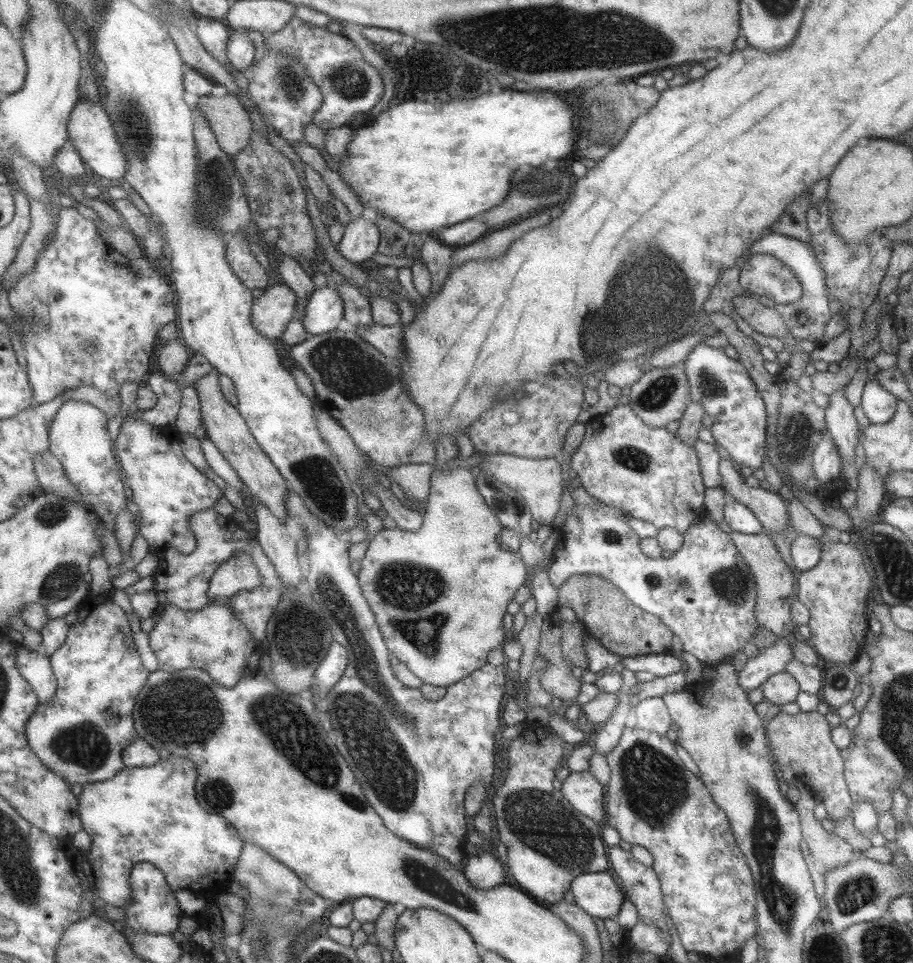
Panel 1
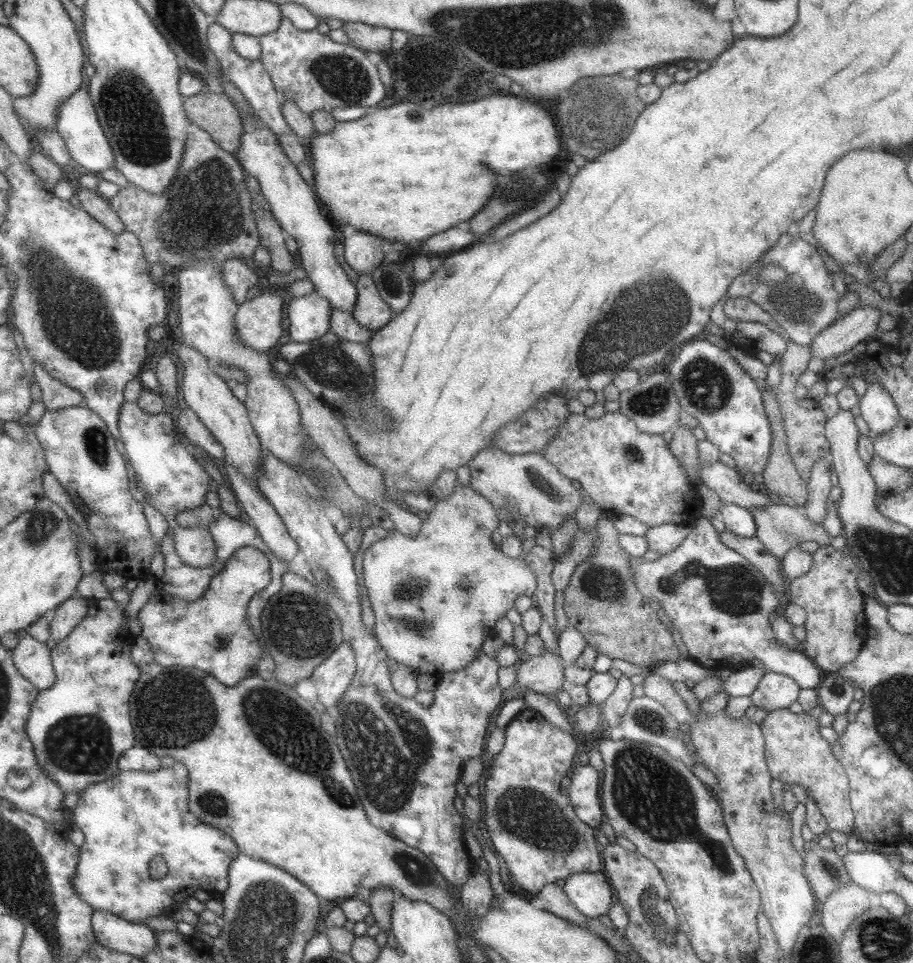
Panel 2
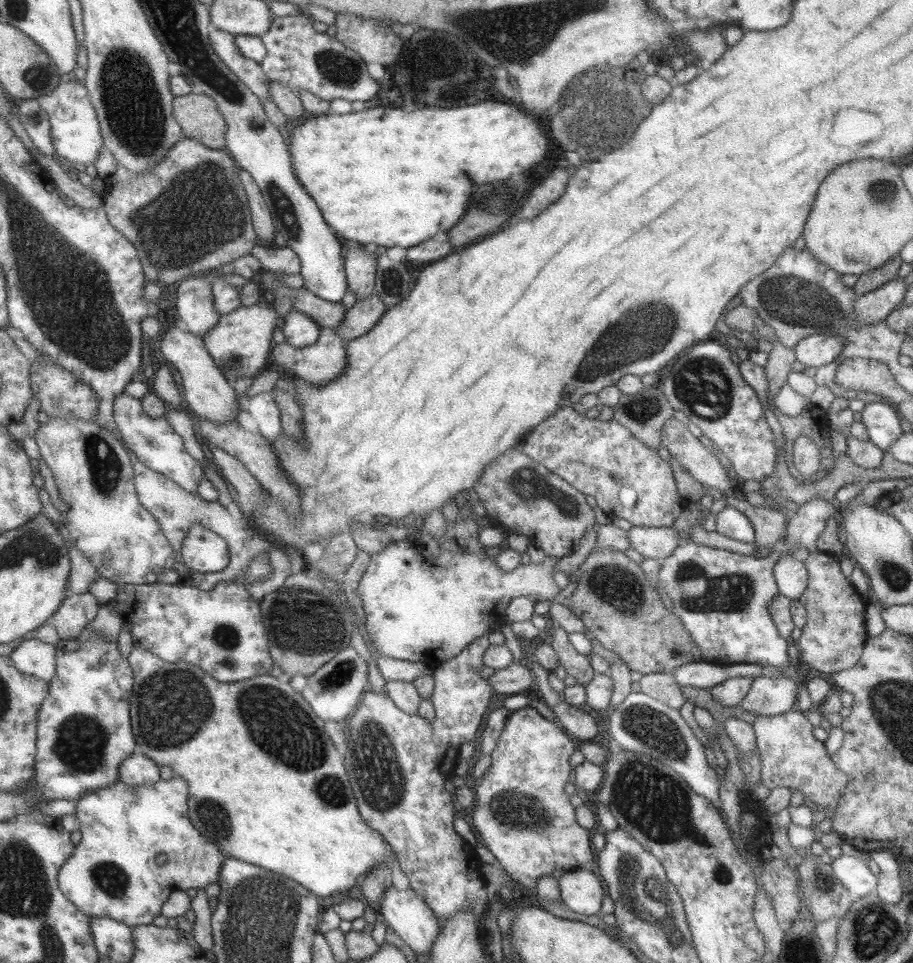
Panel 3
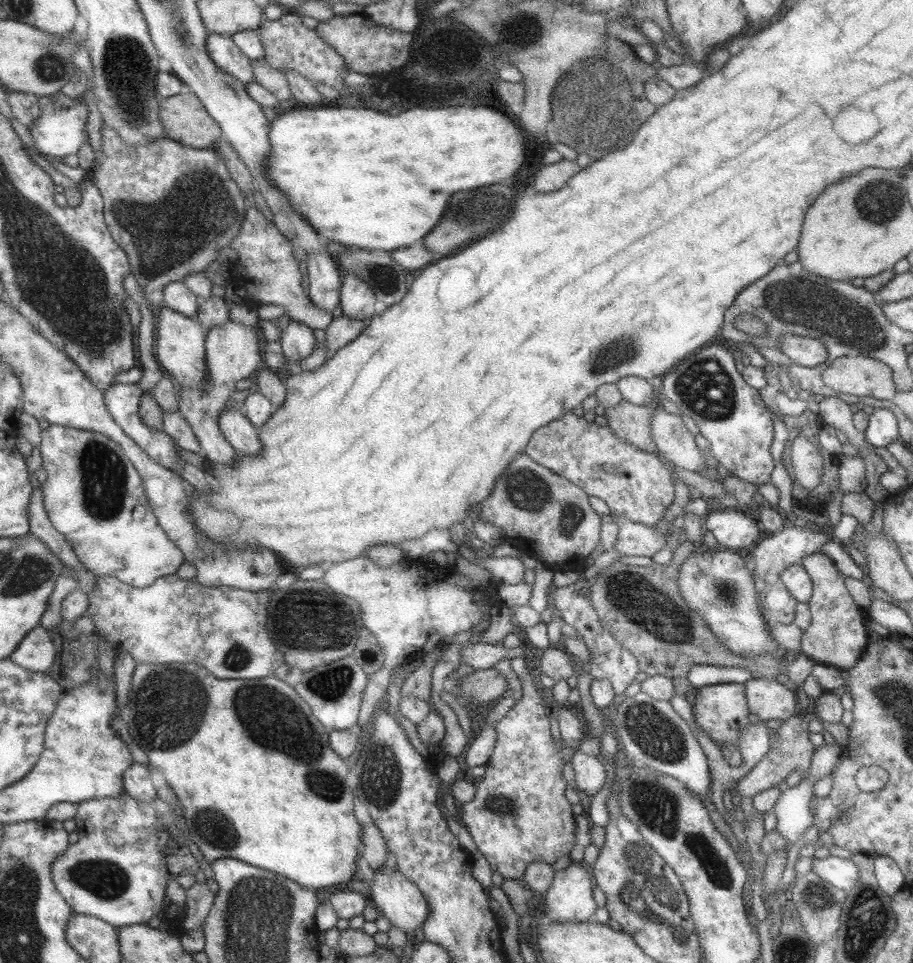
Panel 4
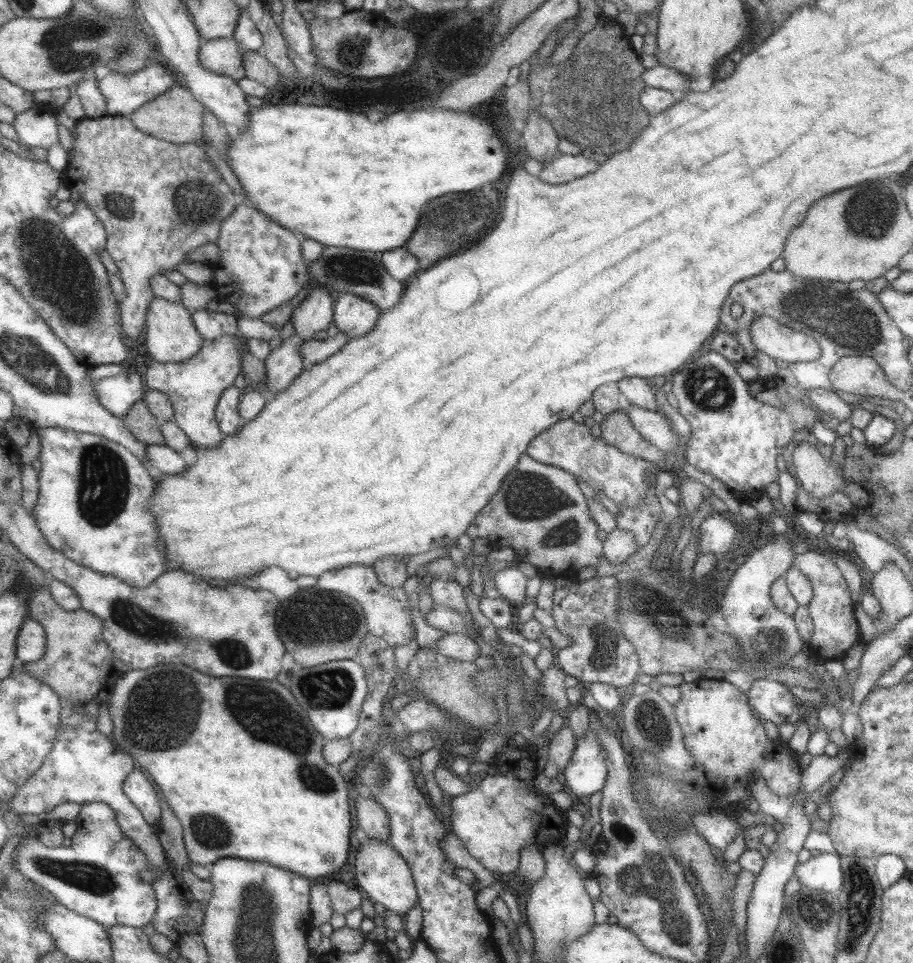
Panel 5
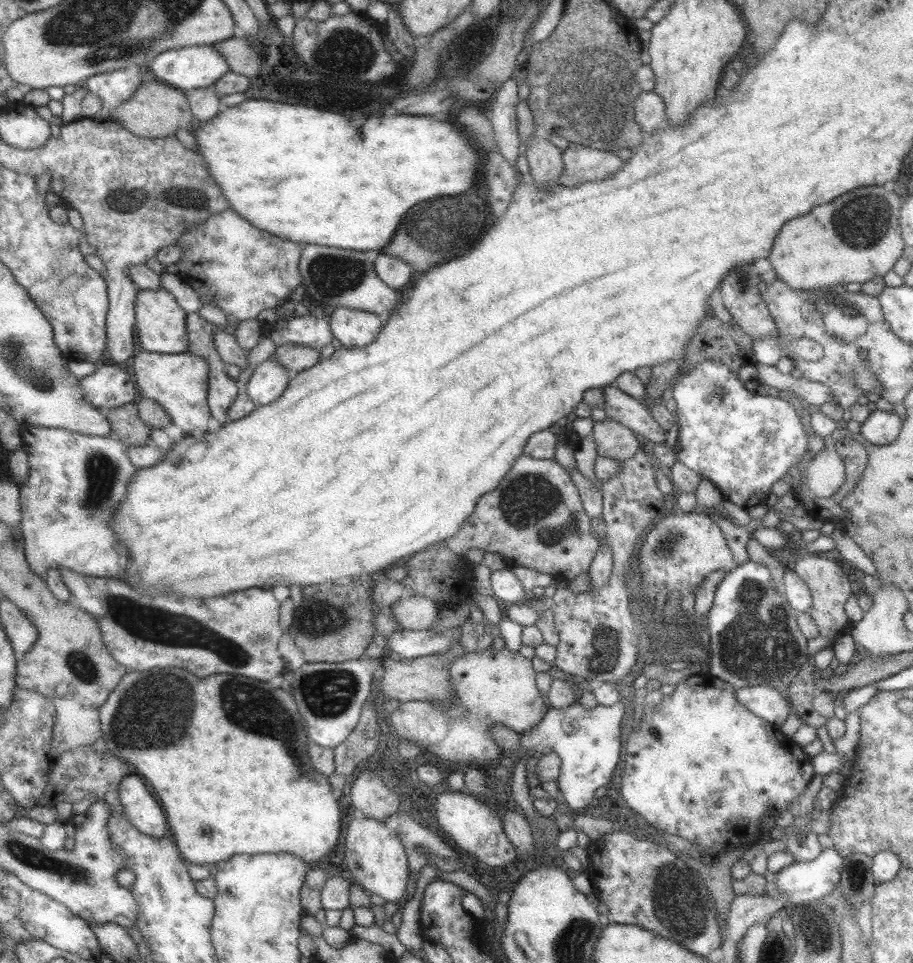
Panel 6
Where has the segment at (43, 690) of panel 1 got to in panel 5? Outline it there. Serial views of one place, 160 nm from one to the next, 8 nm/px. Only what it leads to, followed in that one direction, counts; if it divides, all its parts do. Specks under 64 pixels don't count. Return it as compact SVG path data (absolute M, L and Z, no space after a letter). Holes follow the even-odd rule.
M27 618L19 631L17 643L19 662L24 664L42 659L47 652L46 628L38 620Z

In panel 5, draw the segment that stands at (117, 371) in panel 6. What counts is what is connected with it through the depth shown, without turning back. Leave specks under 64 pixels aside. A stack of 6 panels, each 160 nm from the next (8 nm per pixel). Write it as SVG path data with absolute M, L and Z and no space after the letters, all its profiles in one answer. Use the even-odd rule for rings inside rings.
M135 372L120 373L112 377L105 377L95 382L99 400L115 416L124 418L129 414L135 403L144 400L146 395L145 382Z

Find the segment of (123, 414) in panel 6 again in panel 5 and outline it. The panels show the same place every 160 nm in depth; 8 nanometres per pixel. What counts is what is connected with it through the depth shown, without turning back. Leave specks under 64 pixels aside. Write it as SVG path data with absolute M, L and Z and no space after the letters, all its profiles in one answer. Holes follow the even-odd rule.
M145 400L135 403L123 419L131 432L147 445L166 444L162 431L163 422L151 412Z

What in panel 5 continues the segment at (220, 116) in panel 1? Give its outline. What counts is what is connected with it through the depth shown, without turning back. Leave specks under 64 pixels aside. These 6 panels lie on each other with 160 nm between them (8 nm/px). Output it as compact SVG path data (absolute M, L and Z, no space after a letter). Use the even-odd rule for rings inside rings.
M180 84L178 87L173 87L171 90L167 89L159 96L147 101L130 117L139 130L151 136L162 137L163 140L177 144L197 143L205 141L205 112L206 106L194 95L192 89Z

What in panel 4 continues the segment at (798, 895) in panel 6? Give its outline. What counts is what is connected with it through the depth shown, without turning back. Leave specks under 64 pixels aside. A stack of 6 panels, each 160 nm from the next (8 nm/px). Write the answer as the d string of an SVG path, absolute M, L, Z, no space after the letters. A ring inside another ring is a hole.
M829 855L815 859L812 862L811 870L831 886L845 890L848 894L858 889L858 870L848 858L843 859Z

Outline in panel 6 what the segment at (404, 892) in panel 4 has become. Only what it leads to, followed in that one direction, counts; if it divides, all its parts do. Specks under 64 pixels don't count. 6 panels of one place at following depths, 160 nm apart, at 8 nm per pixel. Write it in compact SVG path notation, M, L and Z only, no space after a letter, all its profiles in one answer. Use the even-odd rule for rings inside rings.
M355 813L347 824L343 838L343 854L349 874L354 882L369 894L377 894L386 901L395 903L404 896L409 869L402 842L384 823L365 818Z

